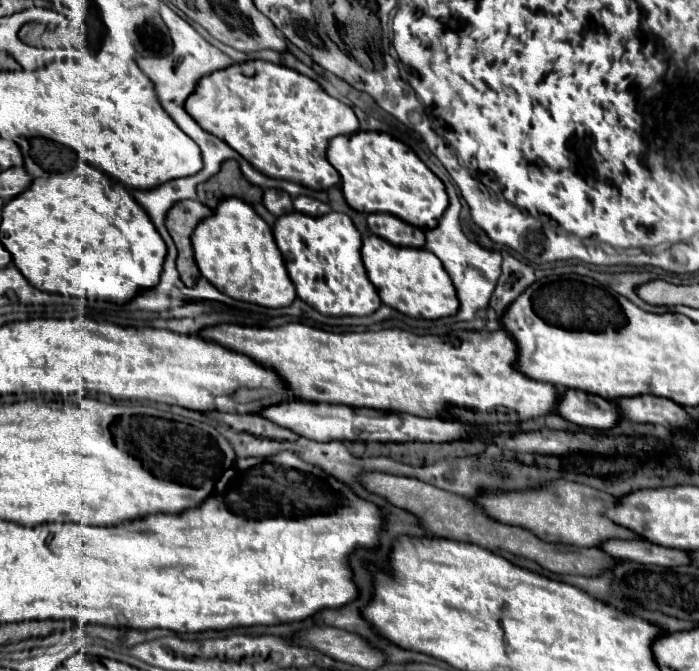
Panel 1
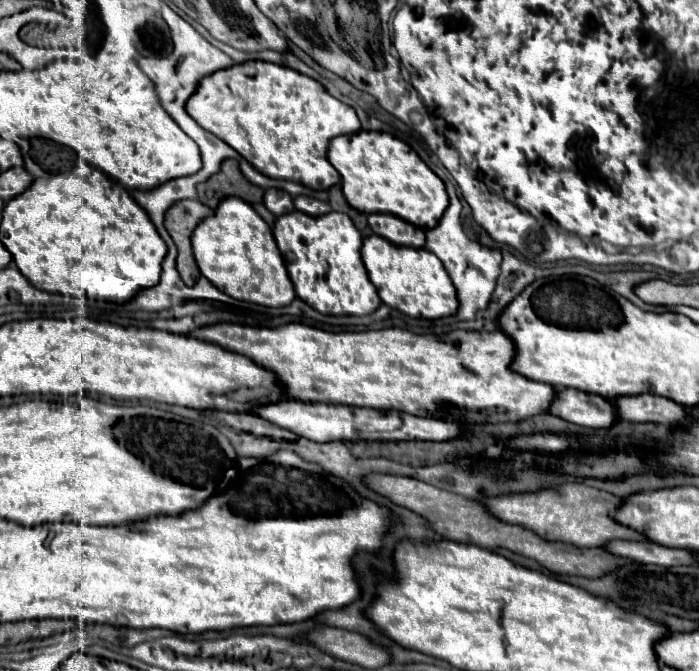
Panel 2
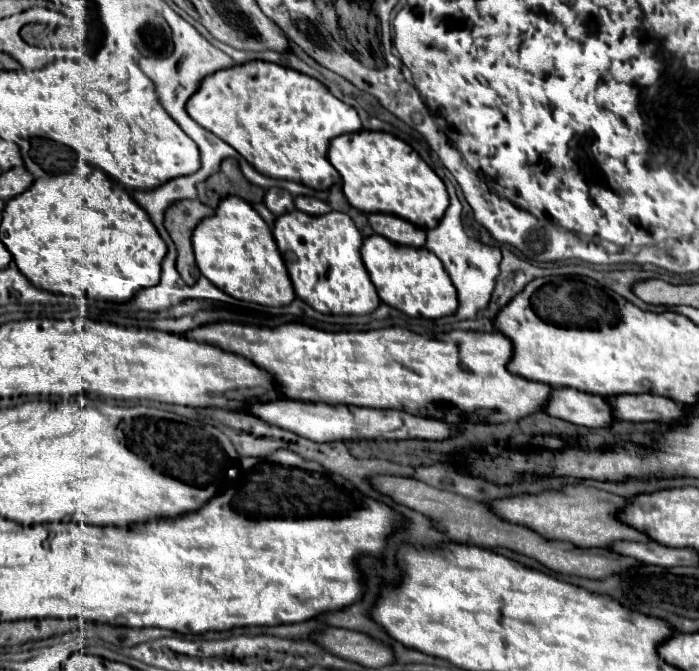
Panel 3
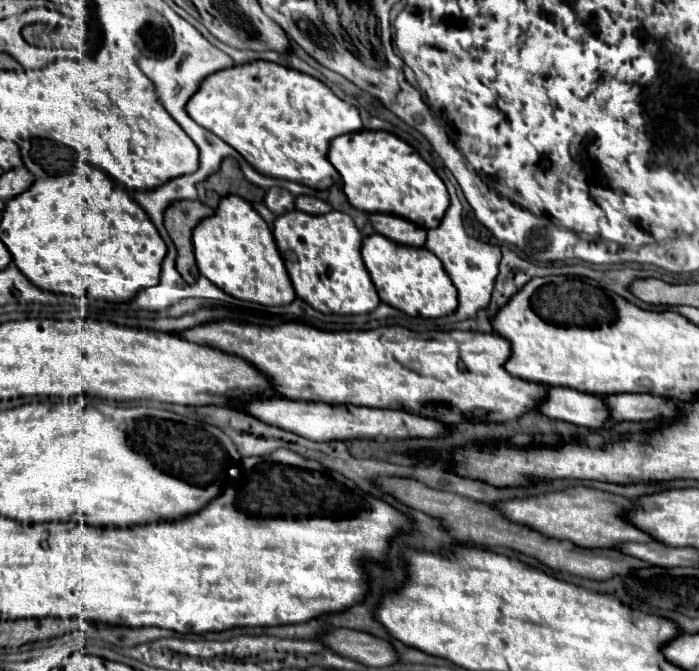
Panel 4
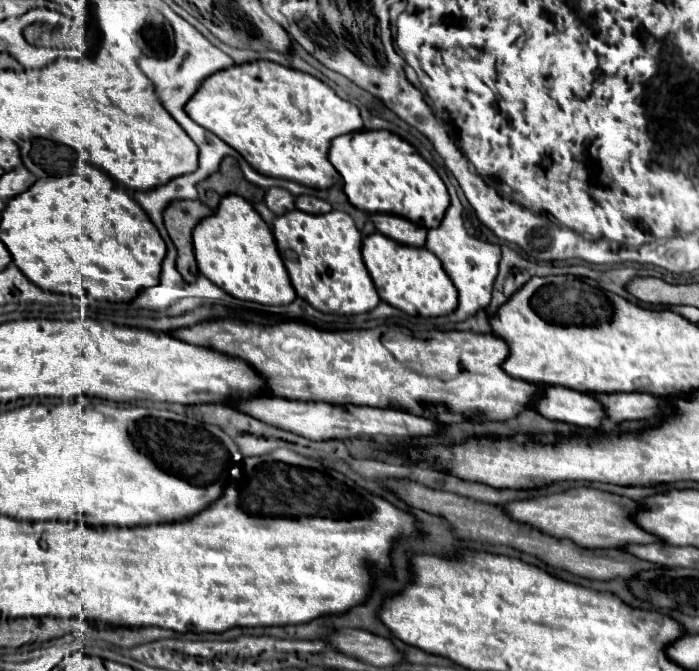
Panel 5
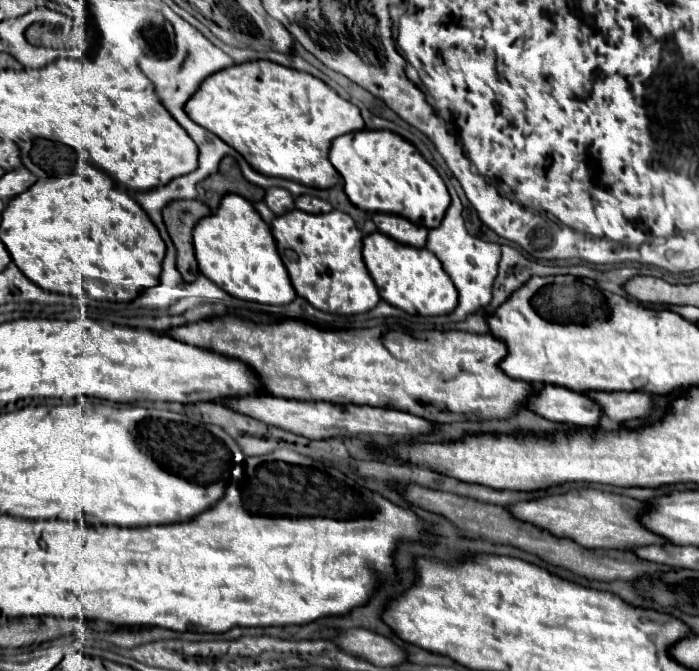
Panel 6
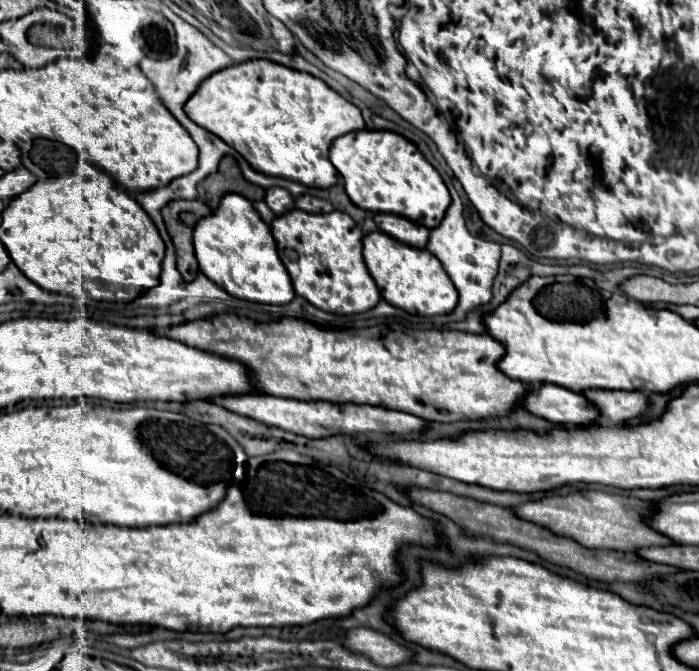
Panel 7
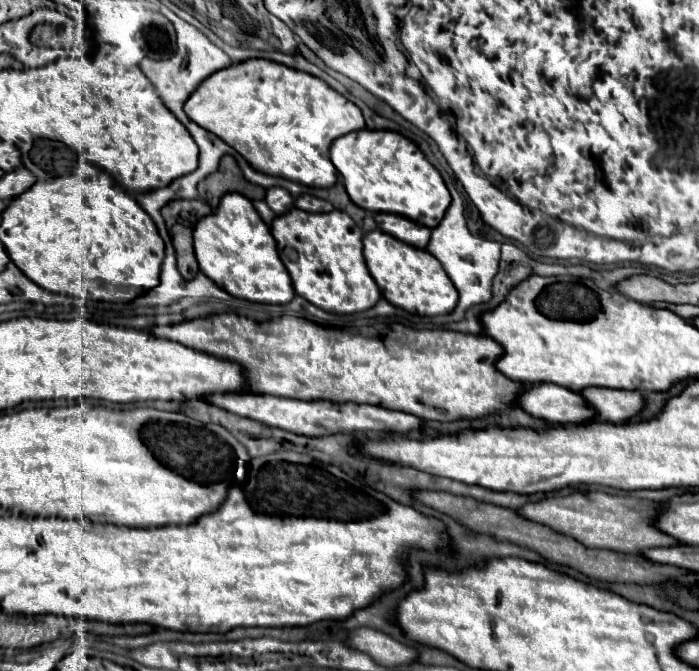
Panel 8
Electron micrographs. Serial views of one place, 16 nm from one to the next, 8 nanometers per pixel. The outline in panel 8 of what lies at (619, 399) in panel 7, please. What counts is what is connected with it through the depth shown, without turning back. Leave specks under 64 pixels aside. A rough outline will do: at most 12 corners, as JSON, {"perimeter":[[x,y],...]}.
{"perimeter":[[616,388],[580,392],[596,416],[620,424],[644,406],[640,392]]}

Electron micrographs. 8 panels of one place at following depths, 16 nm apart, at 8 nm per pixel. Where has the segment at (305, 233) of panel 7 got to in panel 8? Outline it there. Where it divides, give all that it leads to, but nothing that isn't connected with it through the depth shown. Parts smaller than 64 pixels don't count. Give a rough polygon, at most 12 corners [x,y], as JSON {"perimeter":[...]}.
{"perimeter":[[346,212],[270,228],[298,296],[362,312],[380,290]]}

